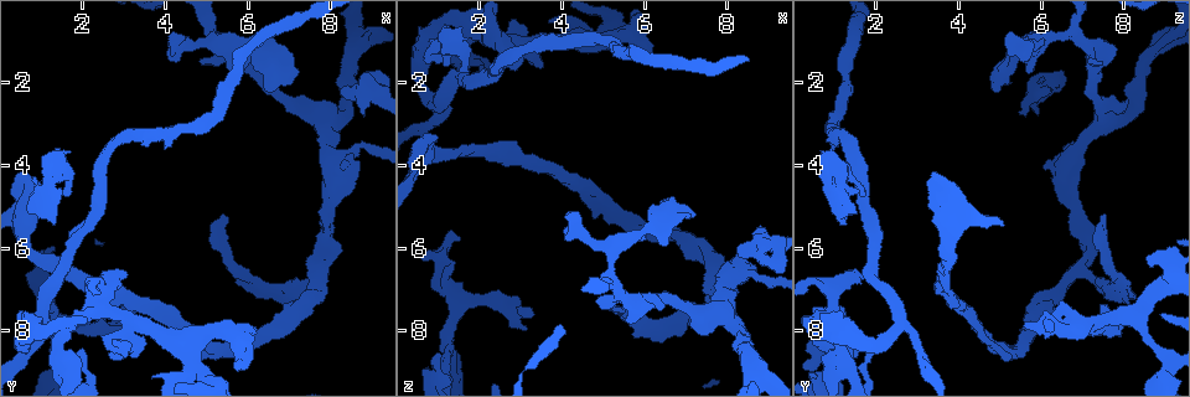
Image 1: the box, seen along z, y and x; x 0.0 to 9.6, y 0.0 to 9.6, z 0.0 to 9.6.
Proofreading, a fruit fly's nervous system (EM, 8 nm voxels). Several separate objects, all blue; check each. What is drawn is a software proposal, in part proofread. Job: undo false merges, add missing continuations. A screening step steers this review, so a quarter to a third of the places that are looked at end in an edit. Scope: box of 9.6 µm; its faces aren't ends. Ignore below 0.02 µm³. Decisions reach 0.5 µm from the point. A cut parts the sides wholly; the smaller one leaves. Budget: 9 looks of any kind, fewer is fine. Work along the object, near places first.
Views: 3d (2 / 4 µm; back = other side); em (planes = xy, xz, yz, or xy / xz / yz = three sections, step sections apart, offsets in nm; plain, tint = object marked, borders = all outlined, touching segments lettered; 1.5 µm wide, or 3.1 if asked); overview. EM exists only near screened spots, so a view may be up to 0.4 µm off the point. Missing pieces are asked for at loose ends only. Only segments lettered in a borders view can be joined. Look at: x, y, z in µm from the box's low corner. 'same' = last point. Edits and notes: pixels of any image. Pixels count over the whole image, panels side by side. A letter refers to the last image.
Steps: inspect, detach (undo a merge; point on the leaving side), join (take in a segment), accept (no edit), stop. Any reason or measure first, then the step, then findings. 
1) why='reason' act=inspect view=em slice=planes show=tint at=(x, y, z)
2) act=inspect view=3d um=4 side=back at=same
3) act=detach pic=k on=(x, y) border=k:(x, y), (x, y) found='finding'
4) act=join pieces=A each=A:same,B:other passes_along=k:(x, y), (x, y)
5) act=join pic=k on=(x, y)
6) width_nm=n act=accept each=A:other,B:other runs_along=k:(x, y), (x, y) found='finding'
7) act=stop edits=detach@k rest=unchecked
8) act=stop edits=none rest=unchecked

why='abrupt turn' act=inspect view=3d um=4 at=(8.10, 3.90, 6.60)

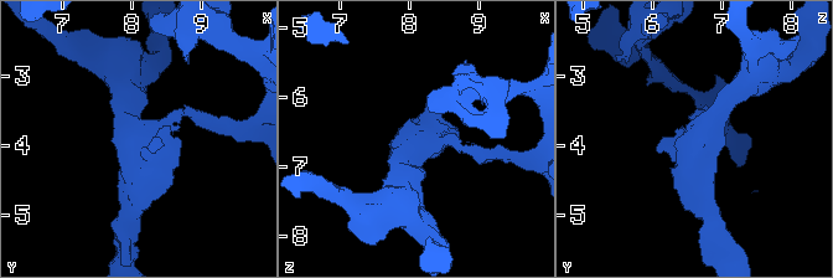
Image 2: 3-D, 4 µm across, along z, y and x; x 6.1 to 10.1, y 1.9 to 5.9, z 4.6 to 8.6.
arms=3 why='shape alone is not enough' act=inspect view=em um=3.1 slice=planes show=tint at=(8.10, 3.90, 6.60)

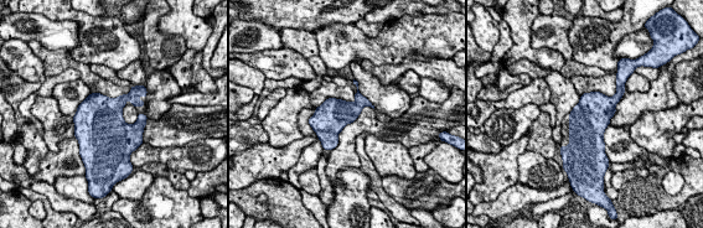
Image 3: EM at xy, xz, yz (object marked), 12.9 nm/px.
why='what lies round it' act=inspect view=em um=3.1 slice=planes show=borders at=same

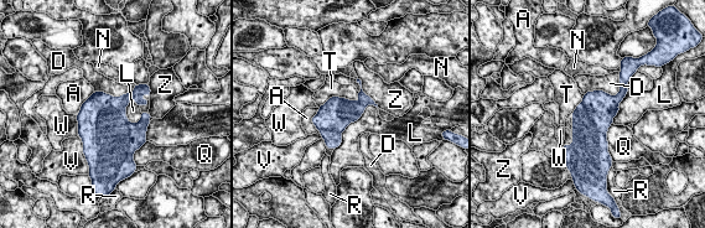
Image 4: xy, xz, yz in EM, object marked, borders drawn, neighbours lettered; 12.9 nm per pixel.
act=accept each=A:other,D:other,L:other,N:other,Q:other,R:other,T:other,V:other,W:other,Z:other found='continuous, no second cell'

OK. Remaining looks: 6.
why='branch point' act=inspect view=em slice=planes show=tint at=(1.85, 7.70, 0.55)

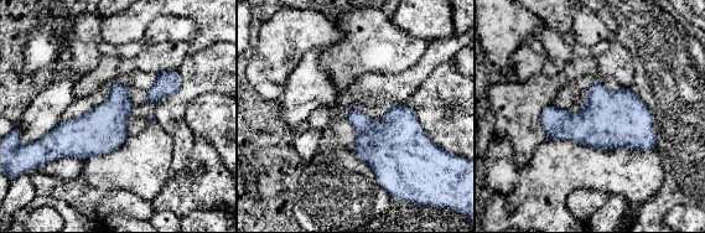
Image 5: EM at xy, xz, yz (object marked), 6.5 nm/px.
why='what lies round it' act=inspect view=em slice=planes show=borders at=same

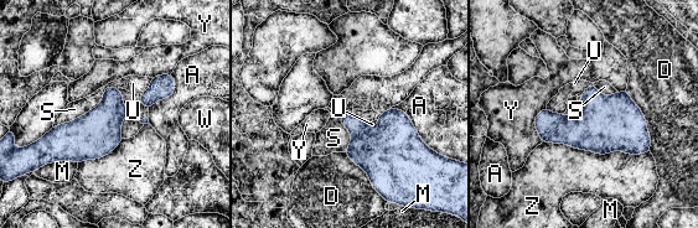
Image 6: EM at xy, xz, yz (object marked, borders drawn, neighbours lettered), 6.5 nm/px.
act=accept each=A:other,D:other,M:other,S:other,U:other,W:other,Y:other,Z:other border=6:(91, 109), (53, 127) found='one cell here'

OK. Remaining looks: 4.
why='two arms in line, one across' act=inspect view=em slice=xz step=4 show=tint at=(0.90, 7.90, 2.55)

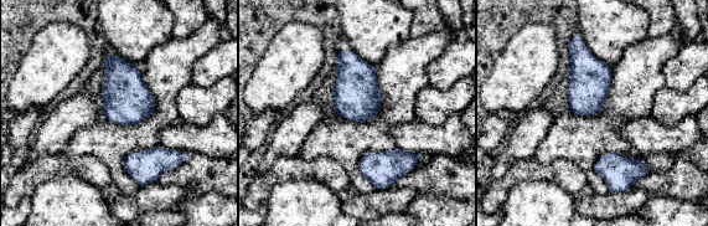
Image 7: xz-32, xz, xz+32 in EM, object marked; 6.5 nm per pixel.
act=inspect view=em slice=planes show=borders at=same

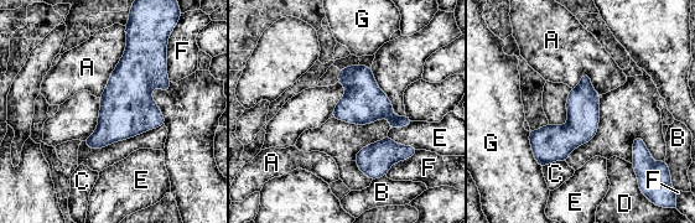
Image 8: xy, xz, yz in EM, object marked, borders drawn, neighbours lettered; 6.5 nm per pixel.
act=accept each=A:other,B:other,C:other,D:other,E:other,F:other,G:other border=8:(125, 26), (124, 53), (99, 98) found='all the same cell'

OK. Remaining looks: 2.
act=stop edits=none rest=unchecked

